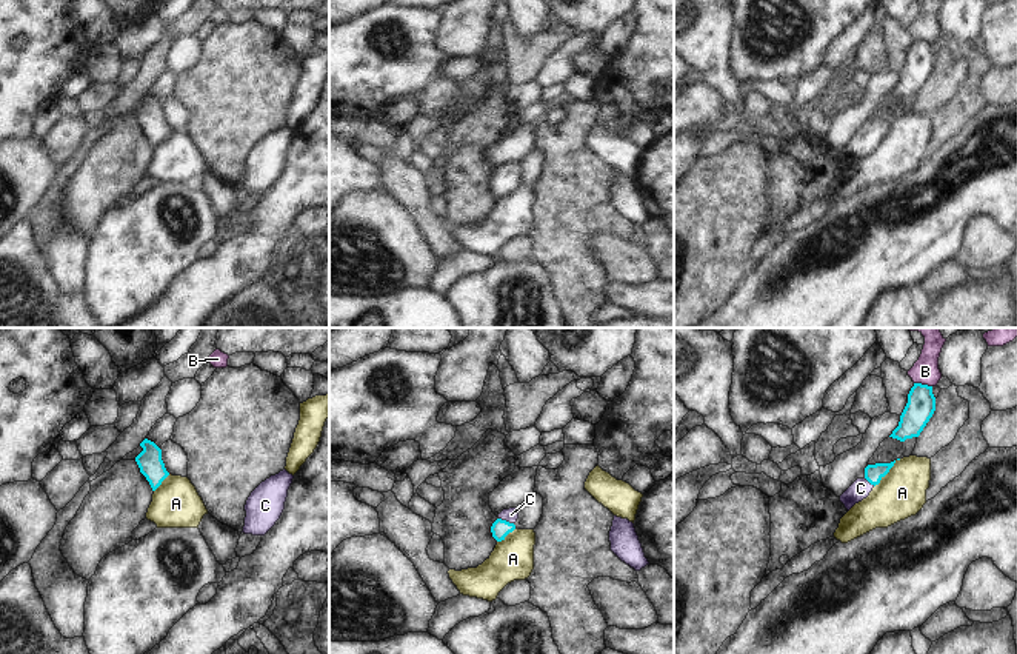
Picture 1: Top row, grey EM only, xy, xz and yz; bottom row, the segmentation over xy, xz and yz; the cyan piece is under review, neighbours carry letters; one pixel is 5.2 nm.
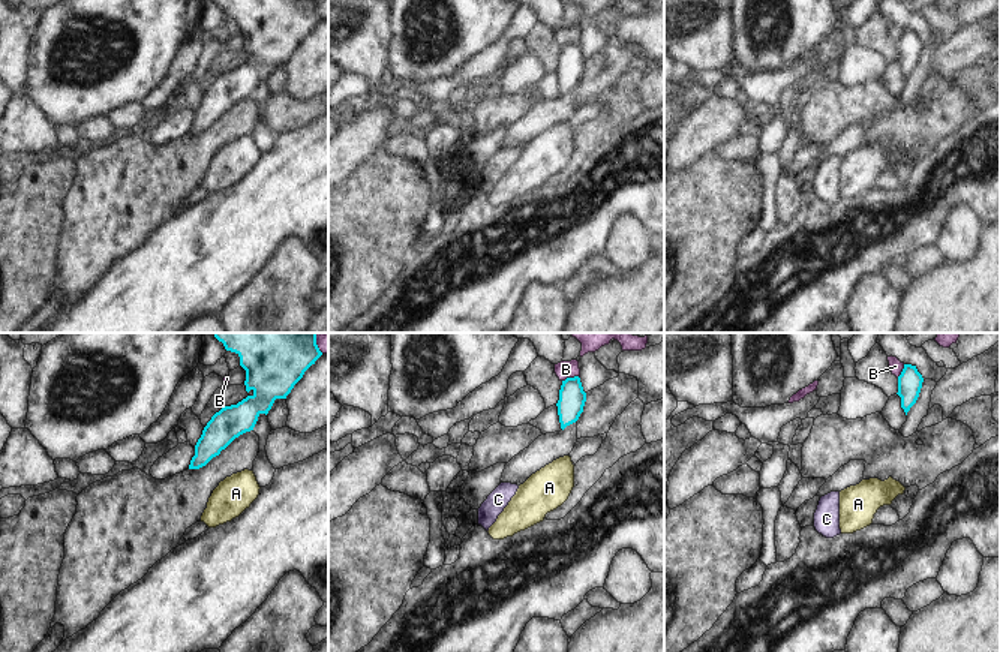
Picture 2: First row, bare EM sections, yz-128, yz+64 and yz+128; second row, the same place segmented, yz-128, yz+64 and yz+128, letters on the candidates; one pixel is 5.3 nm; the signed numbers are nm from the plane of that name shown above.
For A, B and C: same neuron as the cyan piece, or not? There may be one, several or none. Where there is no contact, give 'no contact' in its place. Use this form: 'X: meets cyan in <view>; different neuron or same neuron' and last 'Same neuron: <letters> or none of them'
A: meets cyan in yz; different neuron
B: meets cyan in yz; different neuron
C: meets cyan in xz; same neuron
Same neuron: C

